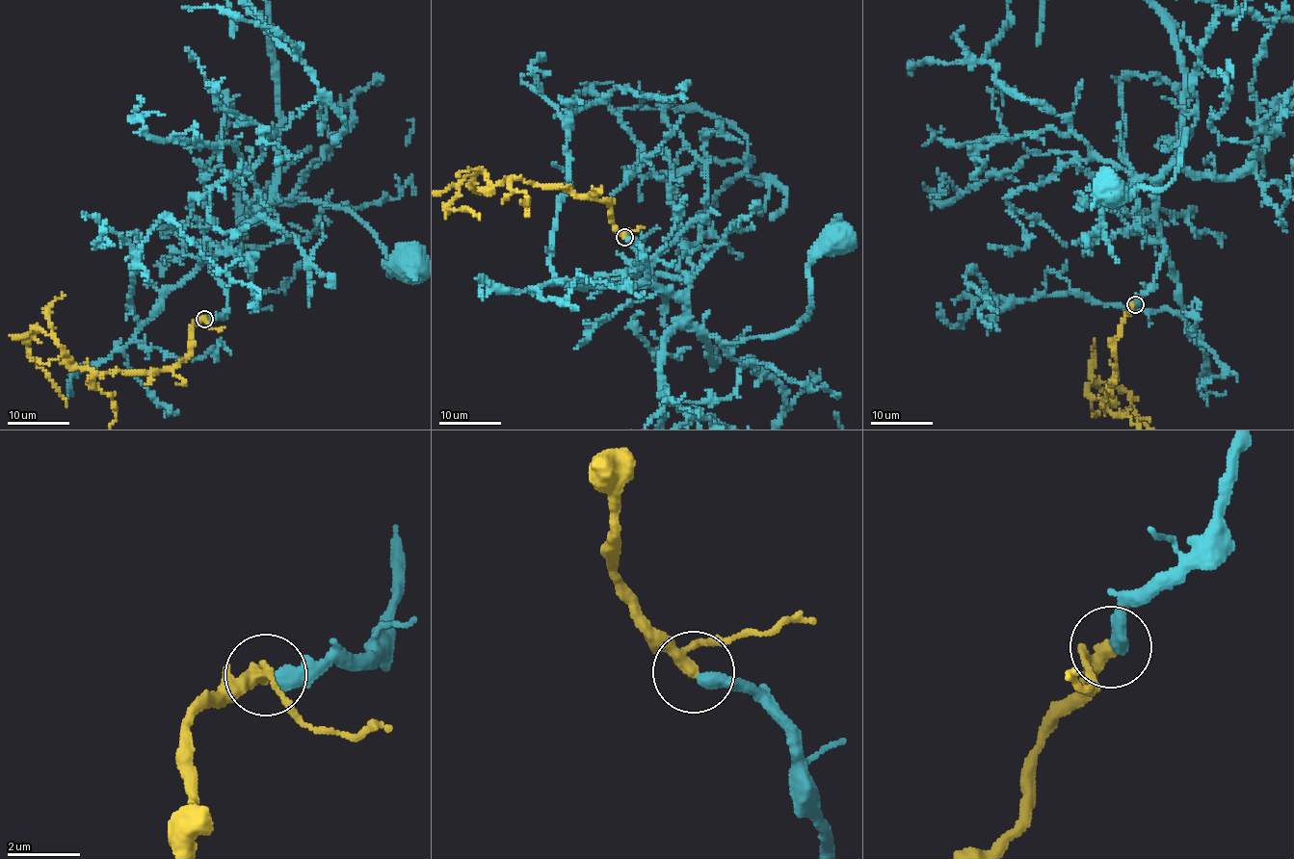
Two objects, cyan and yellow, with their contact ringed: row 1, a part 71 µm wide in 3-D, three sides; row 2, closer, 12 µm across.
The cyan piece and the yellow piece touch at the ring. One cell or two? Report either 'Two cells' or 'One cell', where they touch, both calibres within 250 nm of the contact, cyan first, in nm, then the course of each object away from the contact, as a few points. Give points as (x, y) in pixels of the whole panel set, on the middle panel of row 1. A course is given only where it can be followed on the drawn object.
One cell. Place: (624, 237). Thickness 440 nm (cyan) against 240 nm. Course of cyan: (625, 237), (646, 259), (633, 285), (678, 295), (694, 325), (742, 342), (795, 328), (809, 255), (838, 235). Course of yellow: (624, 237), (608, 202), (517, 178), (490, 188), (479, 169), (465, 176), (445, 211), (466, 208), (480, 218)

